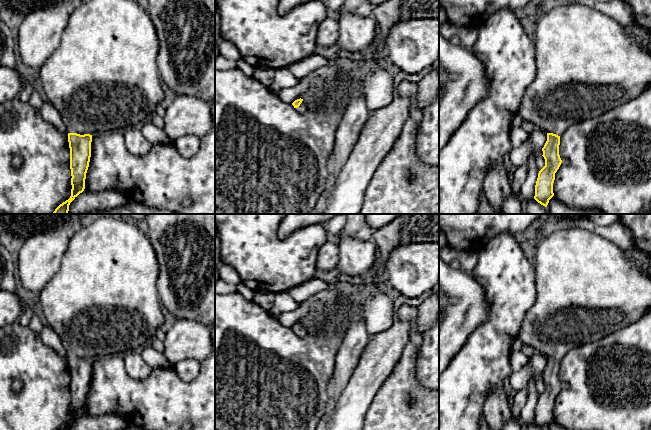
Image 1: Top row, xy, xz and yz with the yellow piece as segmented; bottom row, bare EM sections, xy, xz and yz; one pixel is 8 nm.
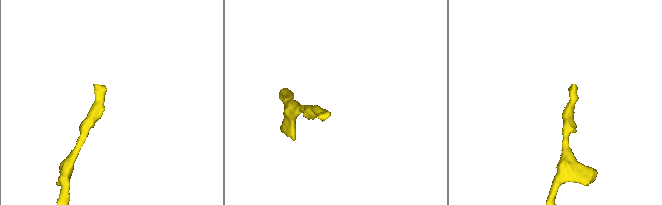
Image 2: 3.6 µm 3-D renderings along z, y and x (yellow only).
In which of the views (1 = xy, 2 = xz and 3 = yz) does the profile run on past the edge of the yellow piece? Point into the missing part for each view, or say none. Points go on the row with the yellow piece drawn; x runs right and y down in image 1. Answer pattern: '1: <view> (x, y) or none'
1: xy (103, 77)
2: xz (307, 104)
3: yz (586, 64)

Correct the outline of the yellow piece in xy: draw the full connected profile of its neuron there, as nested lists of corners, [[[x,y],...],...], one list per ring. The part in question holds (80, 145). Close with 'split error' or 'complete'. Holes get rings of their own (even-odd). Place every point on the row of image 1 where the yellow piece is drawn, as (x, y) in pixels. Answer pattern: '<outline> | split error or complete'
[[[82,0],[68,18],[57,50],[40,67],[45,99],[59,112],[68,132],[71,196],[52,214],[68,214],[70,203],[85,189],[94,133],[125,131],[156,111],[164,99],[164,82],[157,66],[159,39],[147,9],[137,0]]] | split error

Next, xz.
[[[303,96],[297,100],[295,100],[292,105],[294,108],[301,114],[306,113],[307,111],[317,107],[318,104],[313,98],[305,99]]] | split error

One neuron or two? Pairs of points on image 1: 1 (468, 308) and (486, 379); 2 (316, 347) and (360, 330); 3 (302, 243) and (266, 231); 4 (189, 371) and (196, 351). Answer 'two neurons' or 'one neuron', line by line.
1: two neurons
2: two neurons
3: one neuron
4: two neurons

